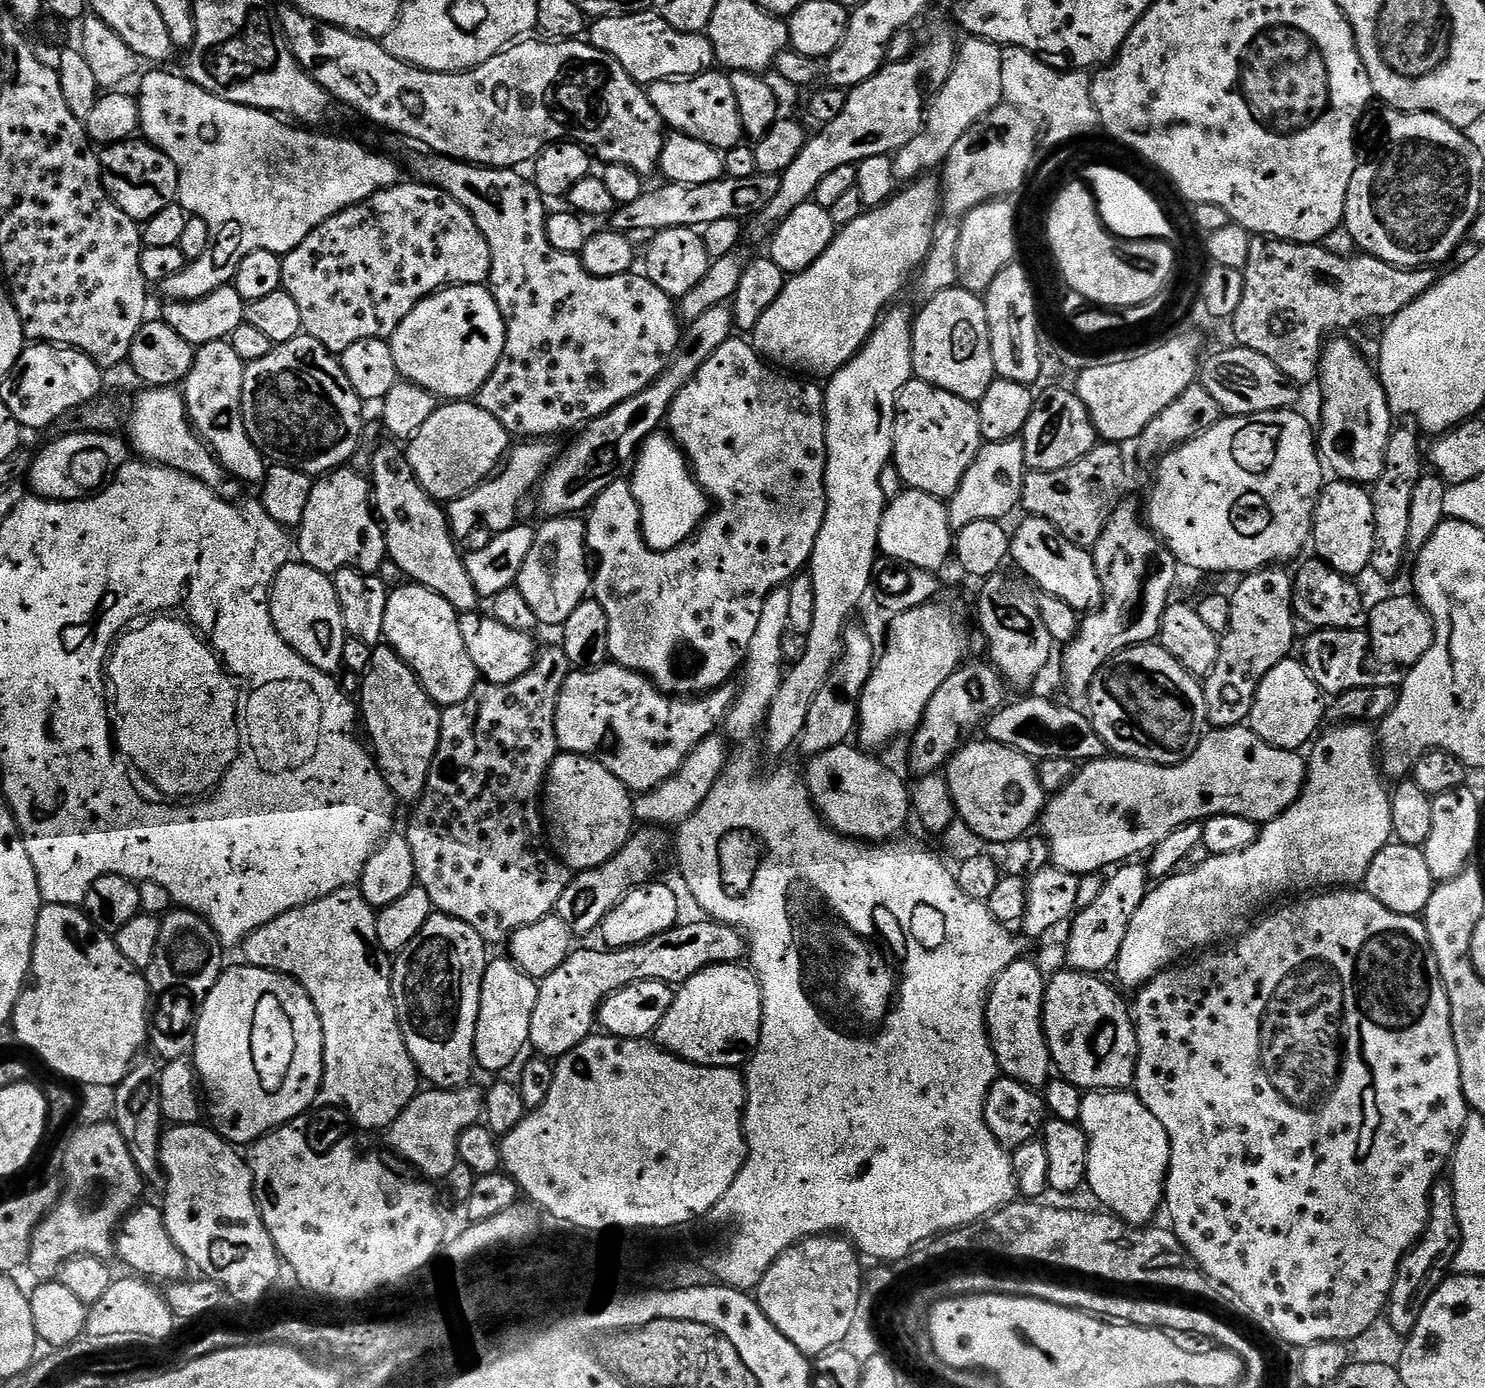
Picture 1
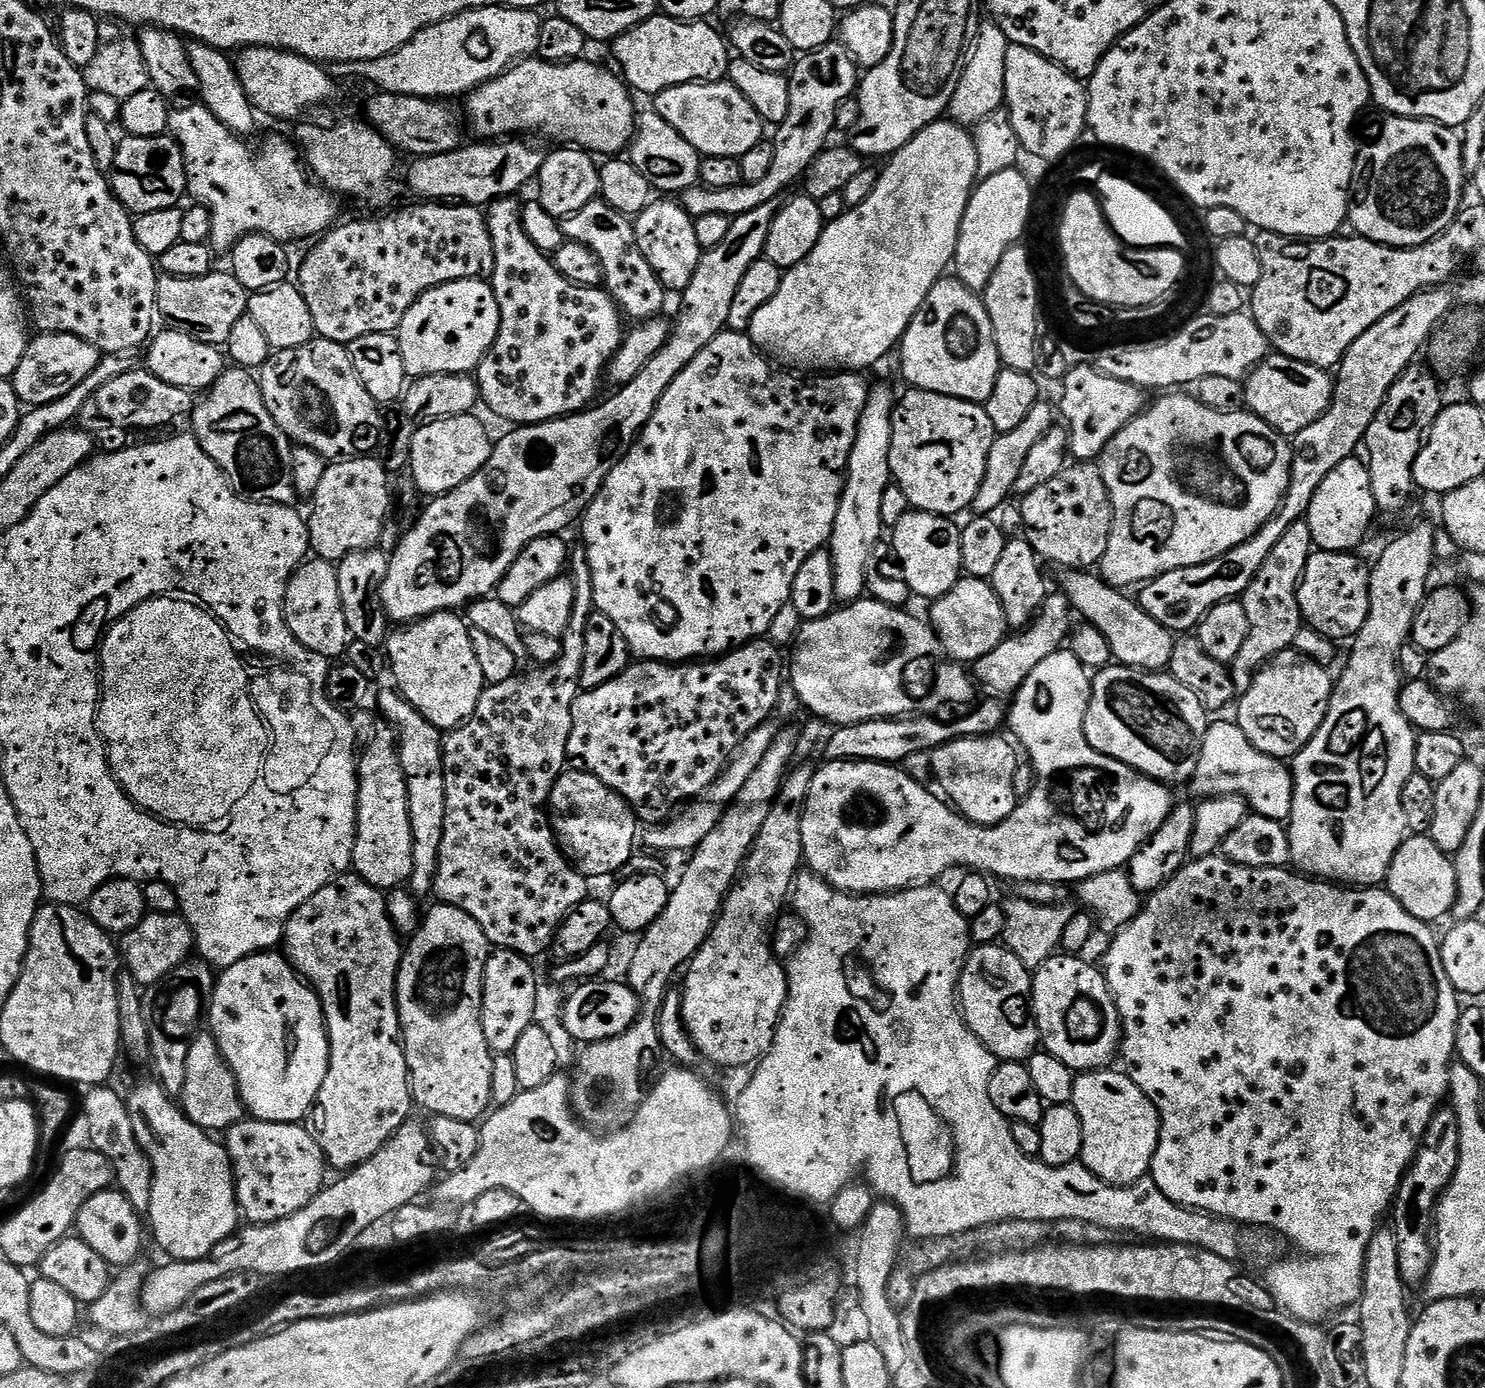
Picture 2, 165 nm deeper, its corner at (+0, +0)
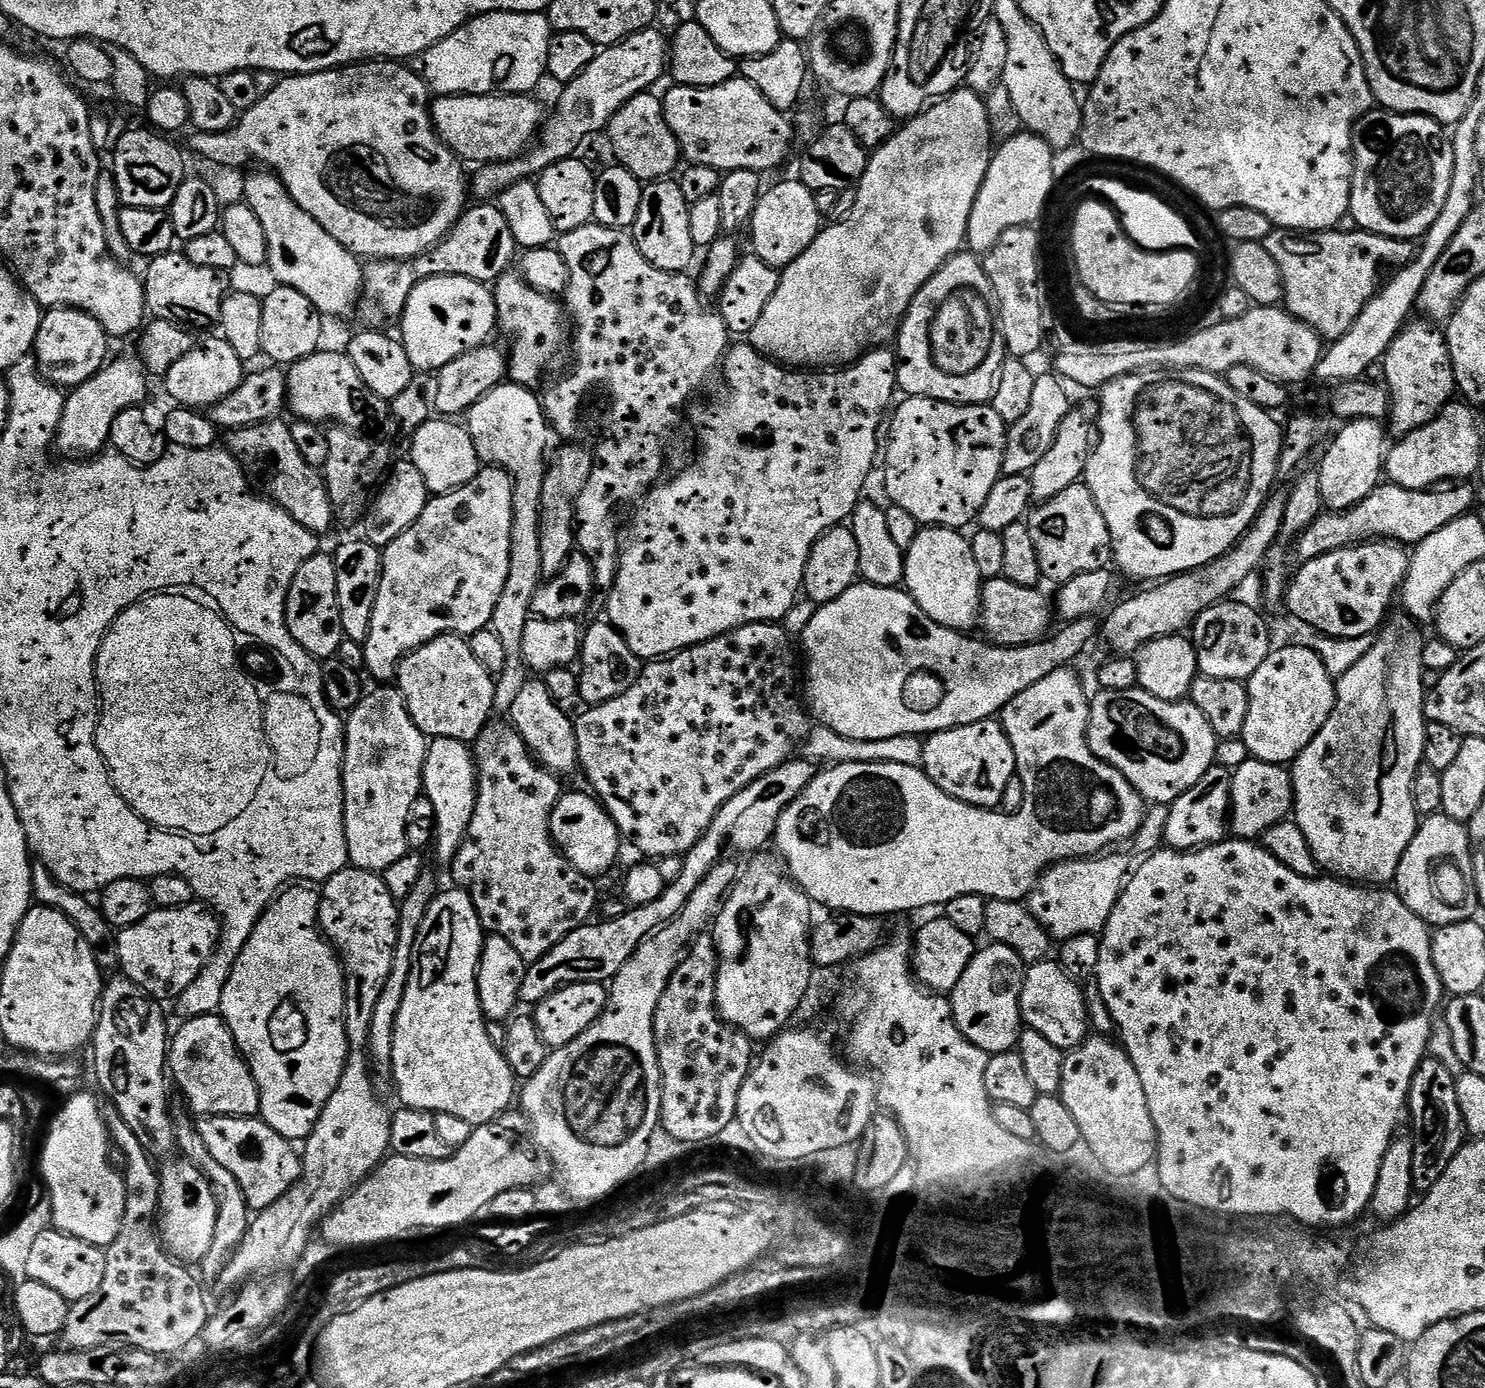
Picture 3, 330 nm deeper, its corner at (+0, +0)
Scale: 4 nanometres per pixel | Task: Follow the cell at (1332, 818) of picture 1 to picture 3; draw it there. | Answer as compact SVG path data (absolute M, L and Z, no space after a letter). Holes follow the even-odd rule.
M1392 614L1384 620L1370 650L1366 651L1366 654L1359 658L1354 666L1350 666L1336 680L1336 705L1330 718L1326 718L1322 730L1318 730L1318 734L1310 742L1310 746L1306 746L1306 750L1302 750L1302 754L1297 756L1291 765L1295 822L1302 830L1302 834L1306 834L1306 842L1310 842L1312 857L1315 858L1317 865L1323 871L1324 868L1328 871L1325 873L1329 877L1339 878L1345 882L1359 882L1364 886L1391 885L1395 881L1402 854L1406 850L1406 846L1410 846L1416 833L1418 813L1412 797L1412 783L1414 782L1414 774L1424 758L1424 725L1426 723L1424 719L1424 694L1426 691L1424 676L1426 677L1426 669L1422 662L1422 650L1426 640L1425 637L1420 637L1419 630L1421 629L1415 620L1405 614L1399 614L1399 616Z

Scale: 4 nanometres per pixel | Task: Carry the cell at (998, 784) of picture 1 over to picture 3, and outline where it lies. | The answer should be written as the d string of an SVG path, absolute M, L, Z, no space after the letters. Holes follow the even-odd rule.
M995 719L933 732L924 740L922 770L946 794L976 808L999 809L1010 778L1017 775L1016 755L1010 738Z

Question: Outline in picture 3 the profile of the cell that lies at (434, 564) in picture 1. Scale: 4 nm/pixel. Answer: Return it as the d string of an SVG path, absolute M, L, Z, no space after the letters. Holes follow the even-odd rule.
M528 678L524 681L510 713L510 723L526 742L528 751L544 767L557 774L577 771L580 762L576 745L576 725L573 717L571 715L568 717L564 712L567 711L557 704L555 698L550 694L550 690L546 690L543 679Z

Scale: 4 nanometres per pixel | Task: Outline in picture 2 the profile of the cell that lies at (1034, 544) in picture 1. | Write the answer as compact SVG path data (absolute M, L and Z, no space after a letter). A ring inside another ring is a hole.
M1072 570L1065 576L1068 577L1064 580L1063 595L1068 597L1068 603L1079 615L1080 612L1084 615L1083 619L1087 623L1093 624L1103 634L1112 651L1113 661L1124 664L1127 668L1143 668L1146 672L1159 672L1171 665L1176 645L1173 633L1166 626L1154 622L1154 618L1150 618L1150 614L1146 614L1146 610L1142 610L1133 597L1131 600L1121 589L1112 587L1107 580L1101 580L1099 575L1088 570Z

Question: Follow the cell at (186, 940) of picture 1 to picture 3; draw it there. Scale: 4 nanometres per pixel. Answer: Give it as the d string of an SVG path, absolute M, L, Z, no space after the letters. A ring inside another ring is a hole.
M173 1119L172 1129L176 1139L175 1151L185 1160L189 1160L210 1182L210 1190L214 1192L214 1198L218 1204L218 1222L214 1222L214 1242L210 1242L210 1250L204 1255L202 1267L204 1267L205 1281L215 1281L222 1274L225 1264L232 1258L232 1253L242 1242L242 1238L248 1229L250 1209L246 1202L246 1194L242 1194L242 1186L238 1186L238 1178L230 1174L230 1170L224 1169L210 1154L210 1149L202 1138L199 1127L188 1120Z

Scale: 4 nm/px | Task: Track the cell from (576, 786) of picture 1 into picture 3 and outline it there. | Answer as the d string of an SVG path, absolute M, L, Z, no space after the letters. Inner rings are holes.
M565 791L550 814L552 843L584 876L600 878L616 864L620 856L622 837L610 814L595 795Z

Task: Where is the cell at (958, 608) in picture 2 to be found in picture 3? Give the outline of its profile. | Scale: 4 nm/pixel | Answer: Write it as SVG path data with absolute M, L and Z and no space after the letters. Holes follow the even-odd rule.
M1003 578L985 580L980 594L979 627L984 627L983 635L993 645L1001 648L1013 648L1023 644L1035 644L1049 635L1048 623L1054 617L1054 608L1039 587L1027 588Z

